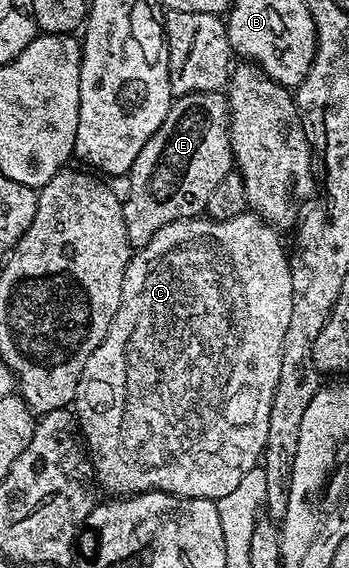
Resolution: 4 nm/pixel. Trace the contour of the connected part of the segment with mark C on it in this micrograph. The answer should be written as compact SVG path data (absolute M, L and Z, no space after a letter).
M245 211L231 217L225 221L217 221L207 215L197 215L195 217L183 217L181 221L170 223L162 227L150 239L150 243L139 246L129 256L128 266L124 268L124 282L122 283L122 299L114 319L110 323L110 331L106 331L106 339L86 359L86 367L82 367L82 375L78 379L76 388L76 399L74 402L74 412L76 420L80 423L80 432L87 444L88 455L92 459L92 469L96 473L96 484L101 490L104 489L108 495L131 495L134 493L151 493L153 491L163 491L173 493L179 497L207 497L209 499L219 499L225 497L238 483L242 483L244 478L251 469L257 468L261 464L266 447L266 431L270 431L270 407L274 399L274 391L278 387L278 371L282 371L282 343L286 339L286 327L290 327L290 307L292 306L292 284L290 283L290 267L288 266L289 250L284 250L284 245L280 242L281 234L276 226L268 224L263 217L252 211Z

